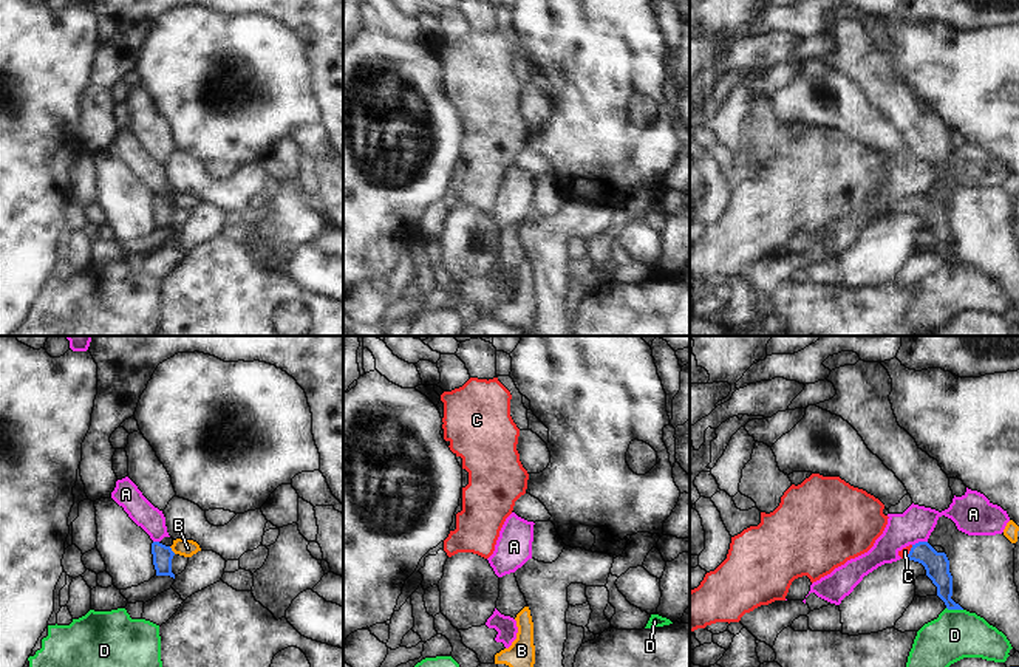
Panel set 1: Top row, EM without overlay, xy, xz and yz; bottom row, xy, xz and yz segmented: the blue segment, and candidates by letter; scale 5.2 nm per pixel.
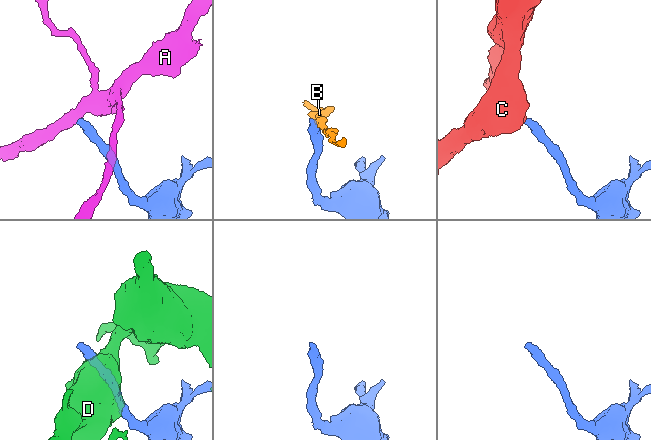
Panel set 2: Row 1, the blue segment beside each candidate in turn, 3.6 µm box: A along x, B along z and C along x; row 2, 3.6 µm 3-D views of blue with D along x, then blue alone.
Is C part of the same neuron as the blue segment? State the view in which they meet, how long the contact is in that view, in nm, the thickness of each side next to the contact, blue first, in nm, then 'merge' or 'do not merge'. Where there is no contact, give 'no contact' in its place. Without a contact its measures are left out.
contact in yz; length 80 nm; calibres 130 and 50 nm; merge

